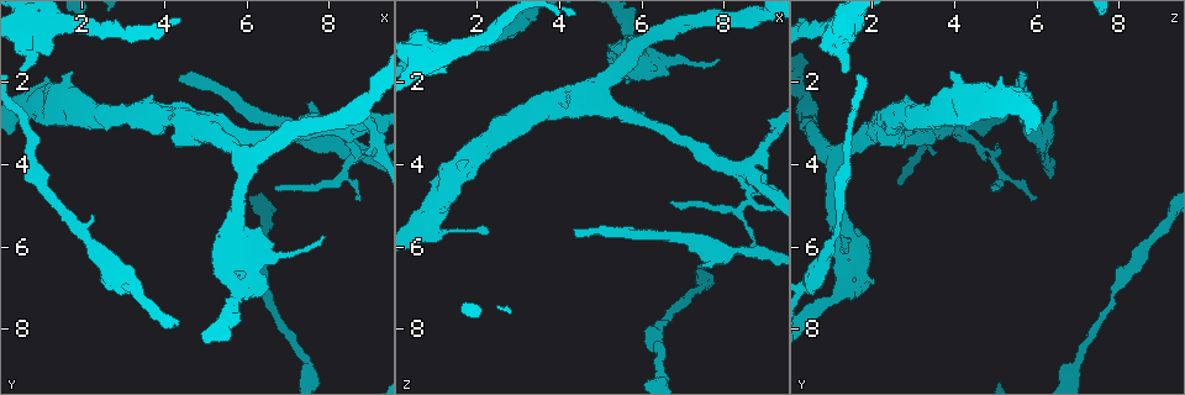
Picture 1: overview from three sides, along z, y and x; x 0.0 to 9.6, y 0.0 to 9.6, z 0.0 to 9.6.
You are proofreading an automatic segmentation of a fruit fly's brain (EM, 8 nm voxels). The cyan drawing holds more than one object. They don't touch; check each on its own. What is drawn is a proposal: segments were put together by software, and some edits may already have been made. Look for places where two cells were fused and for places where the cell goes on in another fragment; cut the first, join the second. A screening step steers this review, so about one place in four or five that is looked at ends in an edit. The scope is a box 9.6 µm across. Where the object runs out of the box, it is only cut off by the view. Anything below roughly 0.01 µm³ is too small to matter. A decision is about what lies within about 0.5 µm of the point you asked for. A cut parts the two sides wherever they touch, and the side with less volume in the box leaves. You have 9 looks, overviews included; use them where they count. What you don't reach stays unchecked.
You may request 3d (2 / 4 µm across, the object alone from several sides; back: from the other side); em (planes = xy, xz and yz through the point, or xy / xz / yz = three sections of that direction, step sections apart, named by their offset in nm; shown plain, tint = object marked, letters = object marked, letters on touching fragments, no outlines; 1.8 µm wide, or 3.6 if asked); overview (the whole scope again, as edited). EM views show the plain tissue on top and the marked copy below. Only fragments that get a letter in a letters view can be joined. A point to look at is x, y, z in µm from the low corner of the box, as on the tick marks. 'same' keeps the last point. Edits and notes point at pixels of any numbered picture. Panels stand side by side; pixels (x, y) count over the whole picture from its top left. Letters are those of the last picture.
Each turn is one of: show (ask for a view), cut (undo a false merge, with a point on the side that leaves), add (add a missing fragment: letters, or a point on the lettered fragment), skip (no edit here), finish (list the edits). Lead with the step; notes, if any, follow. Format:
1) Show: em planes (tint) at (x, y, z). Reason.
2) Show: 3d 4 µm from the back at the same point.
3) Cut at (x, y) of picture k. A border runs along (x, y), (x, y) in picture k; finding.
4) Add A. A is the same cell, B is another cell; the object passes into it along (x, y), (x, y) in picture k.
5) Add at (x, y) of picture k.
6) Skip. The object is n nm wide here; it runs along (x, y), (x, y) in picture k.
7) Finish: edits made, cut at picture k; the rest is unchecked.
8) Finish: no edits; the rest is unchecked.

Show: 3d 4 µm at (2.40, 6.20, 0.85). Calibre changes.

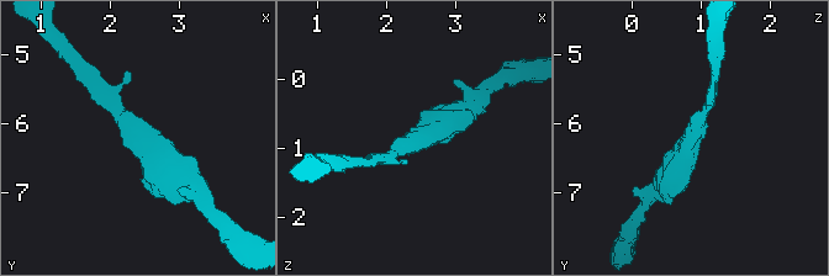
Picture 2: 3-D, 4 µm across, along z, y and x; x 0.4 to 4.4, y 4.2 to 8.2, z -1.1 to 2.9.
Show: em planes (tint) at (2.40, 6.20, 0.80). The arms are 190, 440 nm wide; shape alone is not enough.

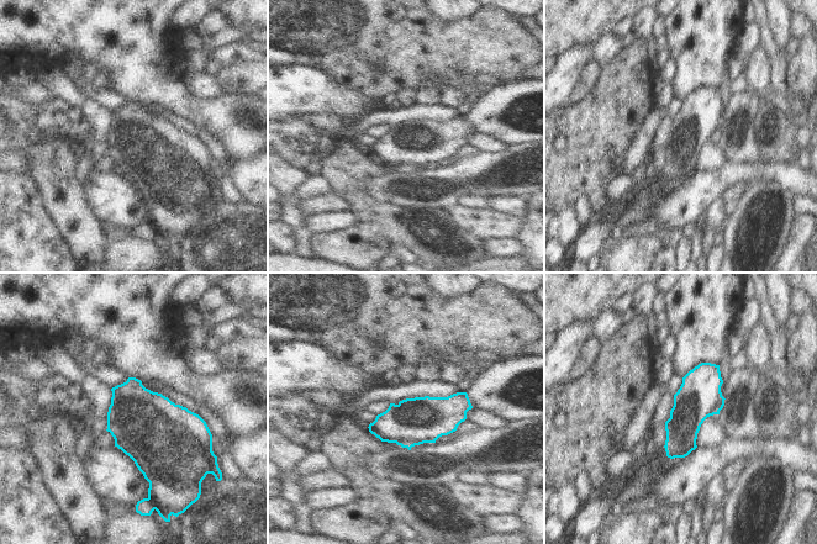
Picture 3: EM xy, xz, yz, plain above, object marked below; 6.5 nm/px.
Show: em planes (letters) at the same point. See the neighbours.

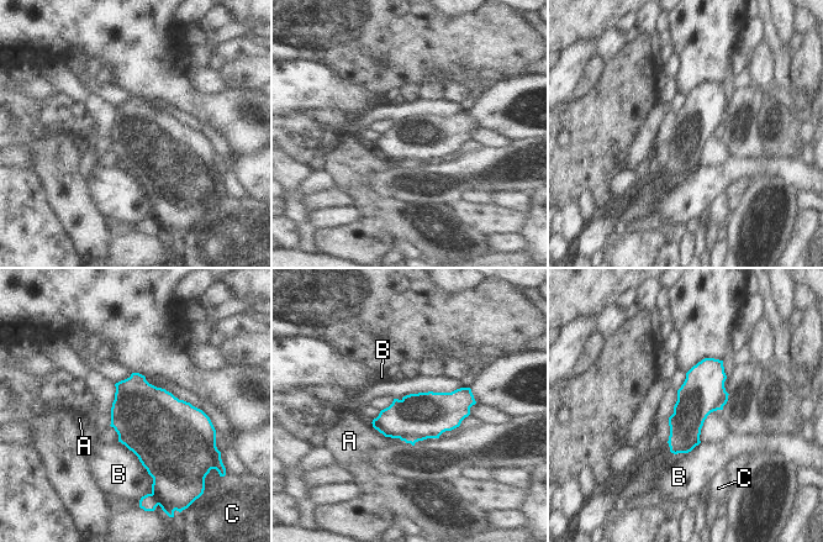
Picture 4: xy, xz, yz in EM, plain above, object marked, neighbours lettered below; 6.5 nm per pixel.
Skip. A, B and C are other cells; a border runs along (119, 441), (152, 478), (152, 490) in picture 4; continuous, no second cell.

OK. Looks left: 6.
Show: em 3.6 µm planes (letters) at (4.95, 3.20, 2.05). Calibre changes.

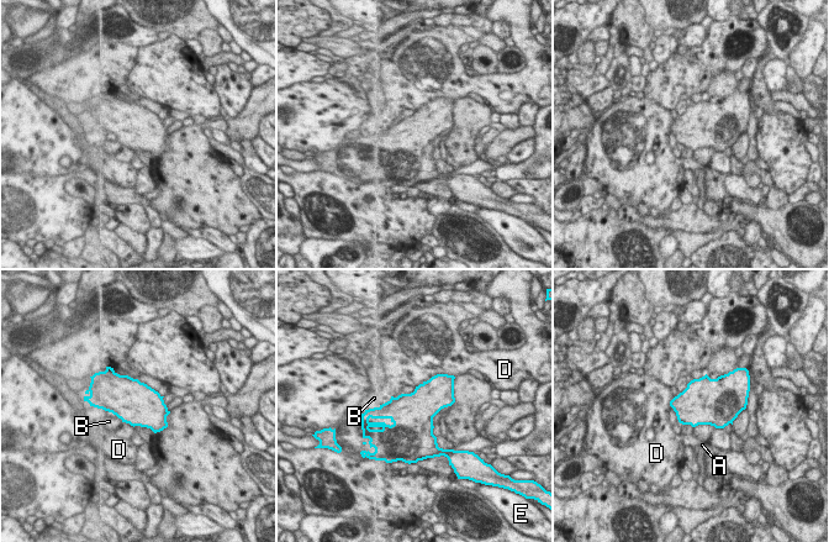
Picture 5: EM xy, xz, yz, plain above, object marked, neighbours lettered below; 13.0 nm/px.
Skip. The object is 550 nm wide here; A, B, D and E are other cells; a border runs along (693, 426), (713, 425), (716, 427) in picture 5; continuous, no second cell.

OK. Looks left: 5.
Show: 3d 2 µm at (6.65, 4.50, 4.90). An open end.

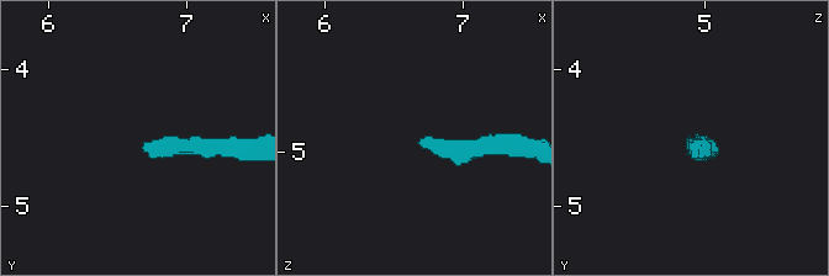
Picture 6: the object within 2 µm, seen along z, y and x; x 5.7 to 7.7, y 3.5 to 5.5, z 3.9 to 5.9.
Show: em planes (letters) at (6.68, 4.54, 4.92). Need the tissue.

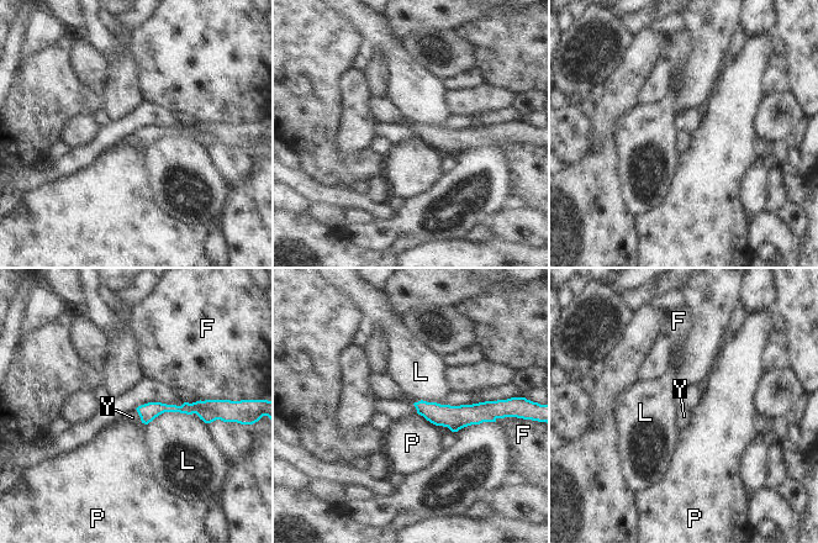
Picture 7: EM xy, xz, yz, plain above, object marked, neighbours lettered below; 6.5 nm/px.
Add Y. Y is the same cell, F, L and P are other cells; the object passes into it along (147, 412), (140, 416), (132, 417) in picture 7; it goes on there.

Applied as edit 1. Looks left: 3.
Finish: edits made, add at picture 7; the rest is unchecked.

